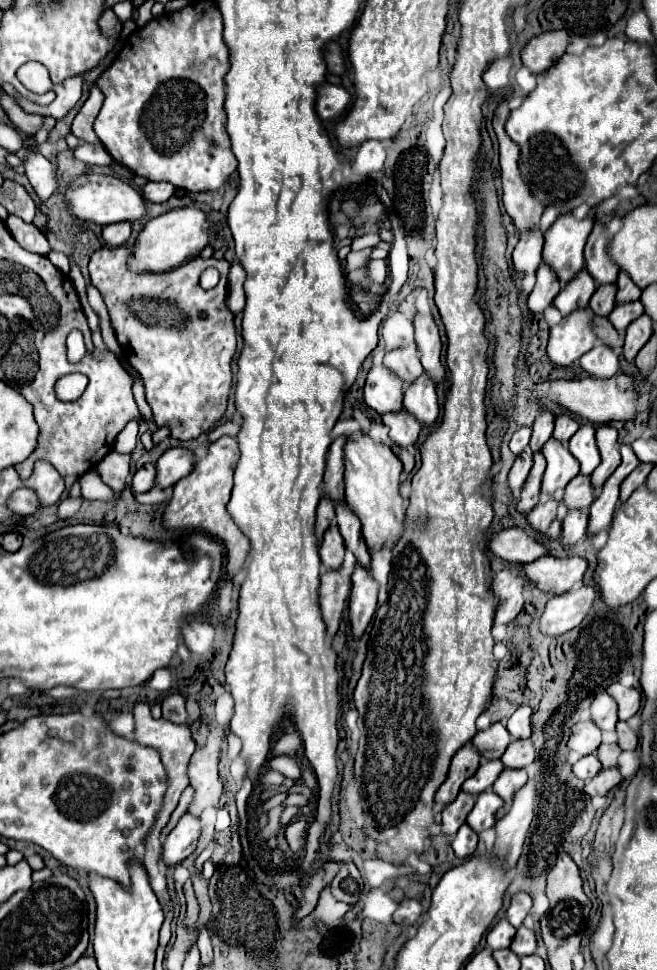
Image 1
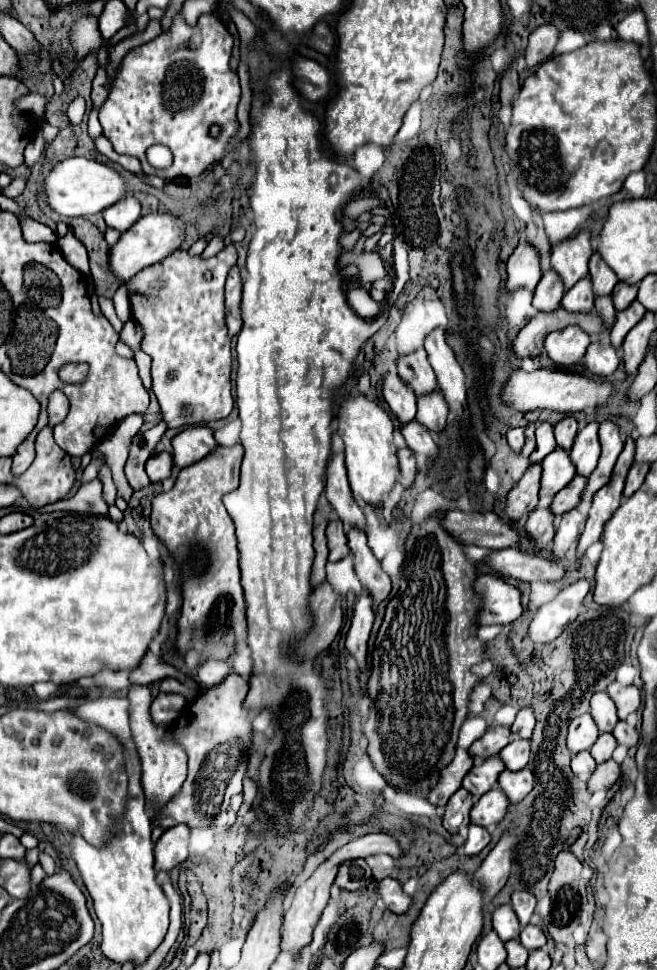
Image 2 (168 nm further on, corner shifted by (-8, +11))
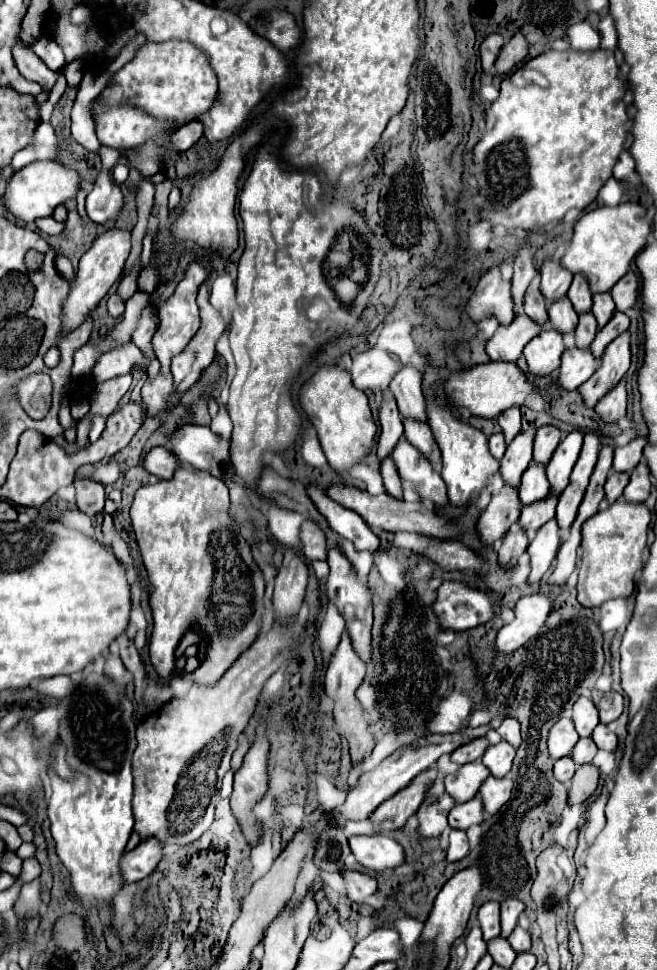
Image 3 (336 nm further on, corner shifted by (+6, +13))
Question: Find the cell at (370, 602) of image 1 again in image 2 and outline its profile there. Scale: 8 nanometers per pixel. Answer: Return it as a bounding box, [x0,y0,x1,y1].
[345,591,373,669]

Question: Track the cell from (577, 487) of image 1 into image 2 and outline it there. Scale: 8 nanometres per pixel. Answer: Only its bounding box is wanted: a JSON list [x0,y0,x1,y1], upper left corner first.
[551,475,587,515]

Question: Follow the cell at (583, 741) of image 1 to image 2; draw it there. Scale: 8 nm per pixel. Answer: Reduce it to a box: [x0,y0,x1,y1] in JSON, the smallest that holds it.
[567,713,599,755]

